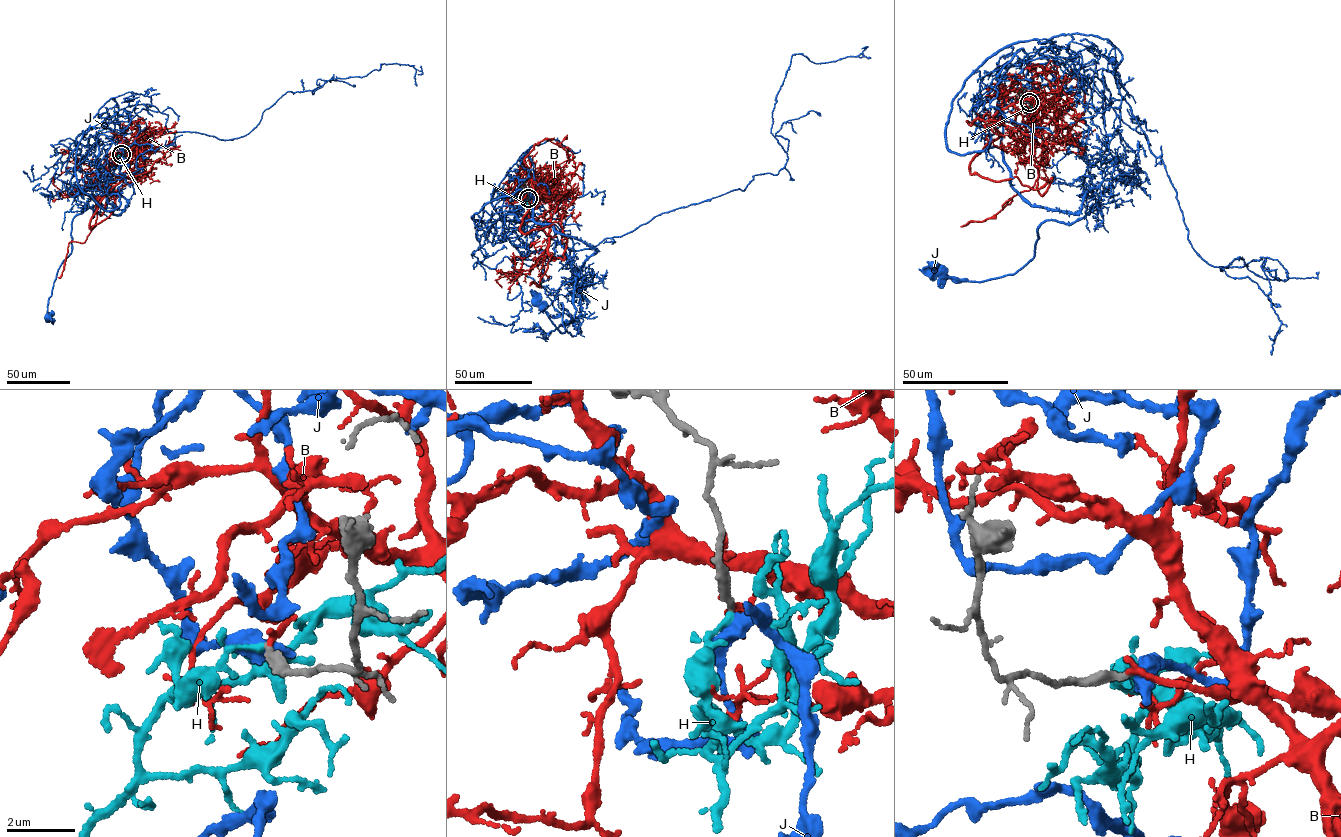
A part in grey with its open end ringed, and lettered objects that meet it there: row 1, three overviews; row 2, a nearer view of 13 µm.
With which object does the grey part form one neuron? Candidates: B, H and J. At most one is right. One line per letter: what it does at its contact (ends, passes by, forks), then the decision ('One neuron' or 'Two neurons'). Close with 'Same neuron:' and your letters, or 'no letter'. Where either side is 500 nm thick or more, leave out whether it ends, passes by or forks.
B: It ends there. Two neurons
H: It passes by. Two neurons
J: Two neurons
Same neuron: no letter

